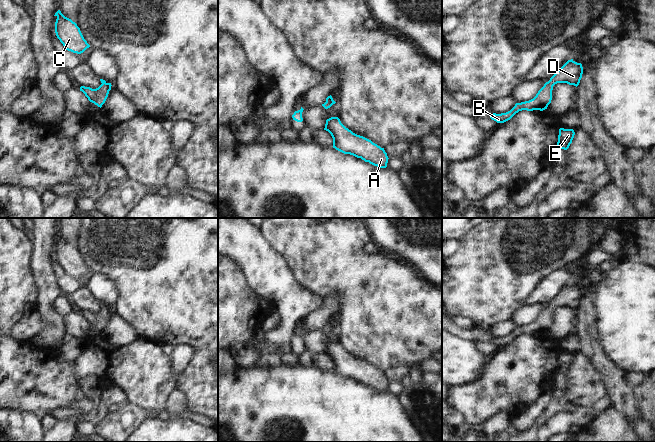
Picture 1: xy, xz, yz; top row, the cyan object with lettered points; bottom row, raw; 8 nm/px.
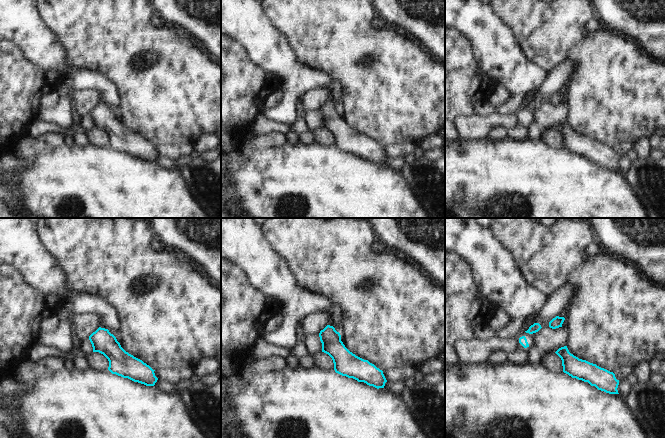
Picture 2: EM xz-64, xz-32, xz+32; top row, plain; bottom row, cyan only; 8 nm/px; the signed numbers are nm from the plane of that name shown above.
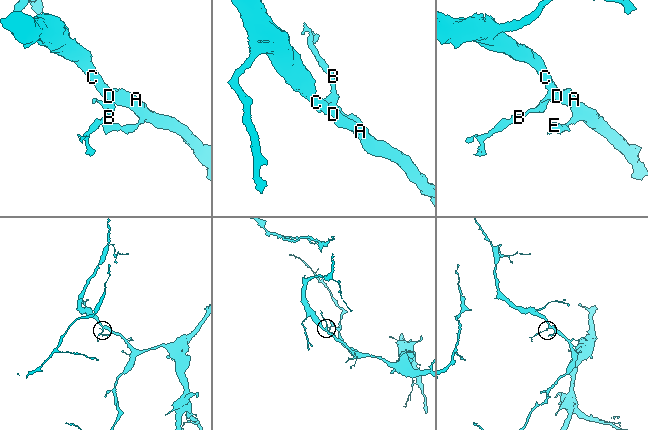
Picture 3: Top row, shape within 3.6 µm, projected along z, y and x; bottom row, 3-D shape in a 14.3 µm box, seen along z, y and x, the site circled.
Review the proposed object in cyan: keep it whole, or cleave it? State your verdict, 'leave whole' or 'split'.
leave whole

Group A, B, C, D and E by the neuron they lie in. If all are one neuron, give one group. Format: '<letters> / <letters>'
A B C D E

